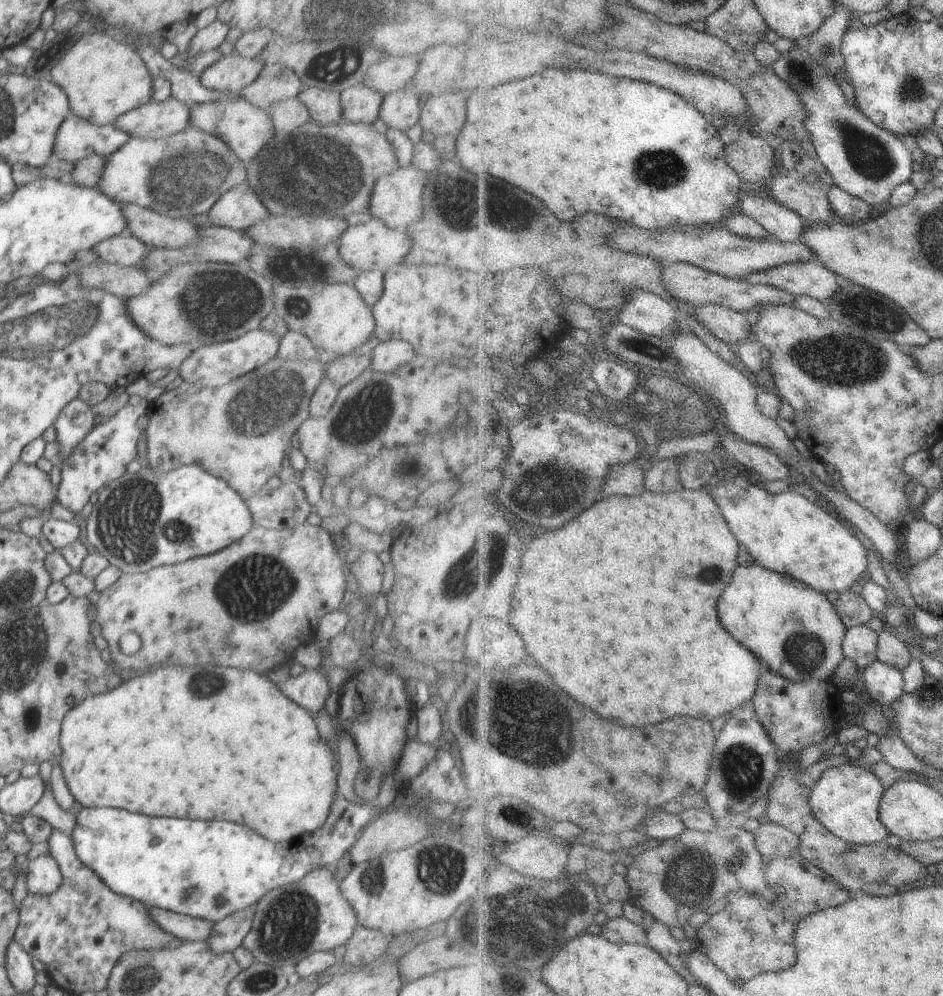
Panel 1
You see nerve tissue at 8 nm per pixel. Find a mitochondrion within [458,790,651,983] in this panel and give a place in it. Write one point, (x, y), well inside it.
(544, 918)

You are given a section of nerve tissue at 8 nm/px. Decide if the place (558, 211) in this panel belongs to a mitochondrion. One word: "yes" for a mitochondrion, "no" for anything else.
no

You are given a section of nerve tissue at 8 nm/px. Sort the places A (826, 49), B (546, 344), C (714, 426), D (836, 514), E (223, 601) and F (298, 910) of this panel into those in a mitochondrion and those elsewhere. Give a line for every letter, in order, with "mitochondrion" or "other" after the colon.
A: mitochondrion
B: other
C: other
D: other
E: mitochondrion
F: mitochondrion

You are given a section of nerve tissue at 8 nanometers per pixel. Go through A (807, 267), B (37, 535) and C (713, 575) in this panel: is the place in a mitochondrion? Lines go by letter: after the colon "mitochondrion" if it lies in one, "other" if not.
A: other
B: other
C: mitochondrion

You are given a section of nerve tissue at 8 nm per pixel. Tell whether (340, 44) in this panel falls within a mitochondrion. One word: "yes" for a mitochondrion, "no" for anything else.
yes

